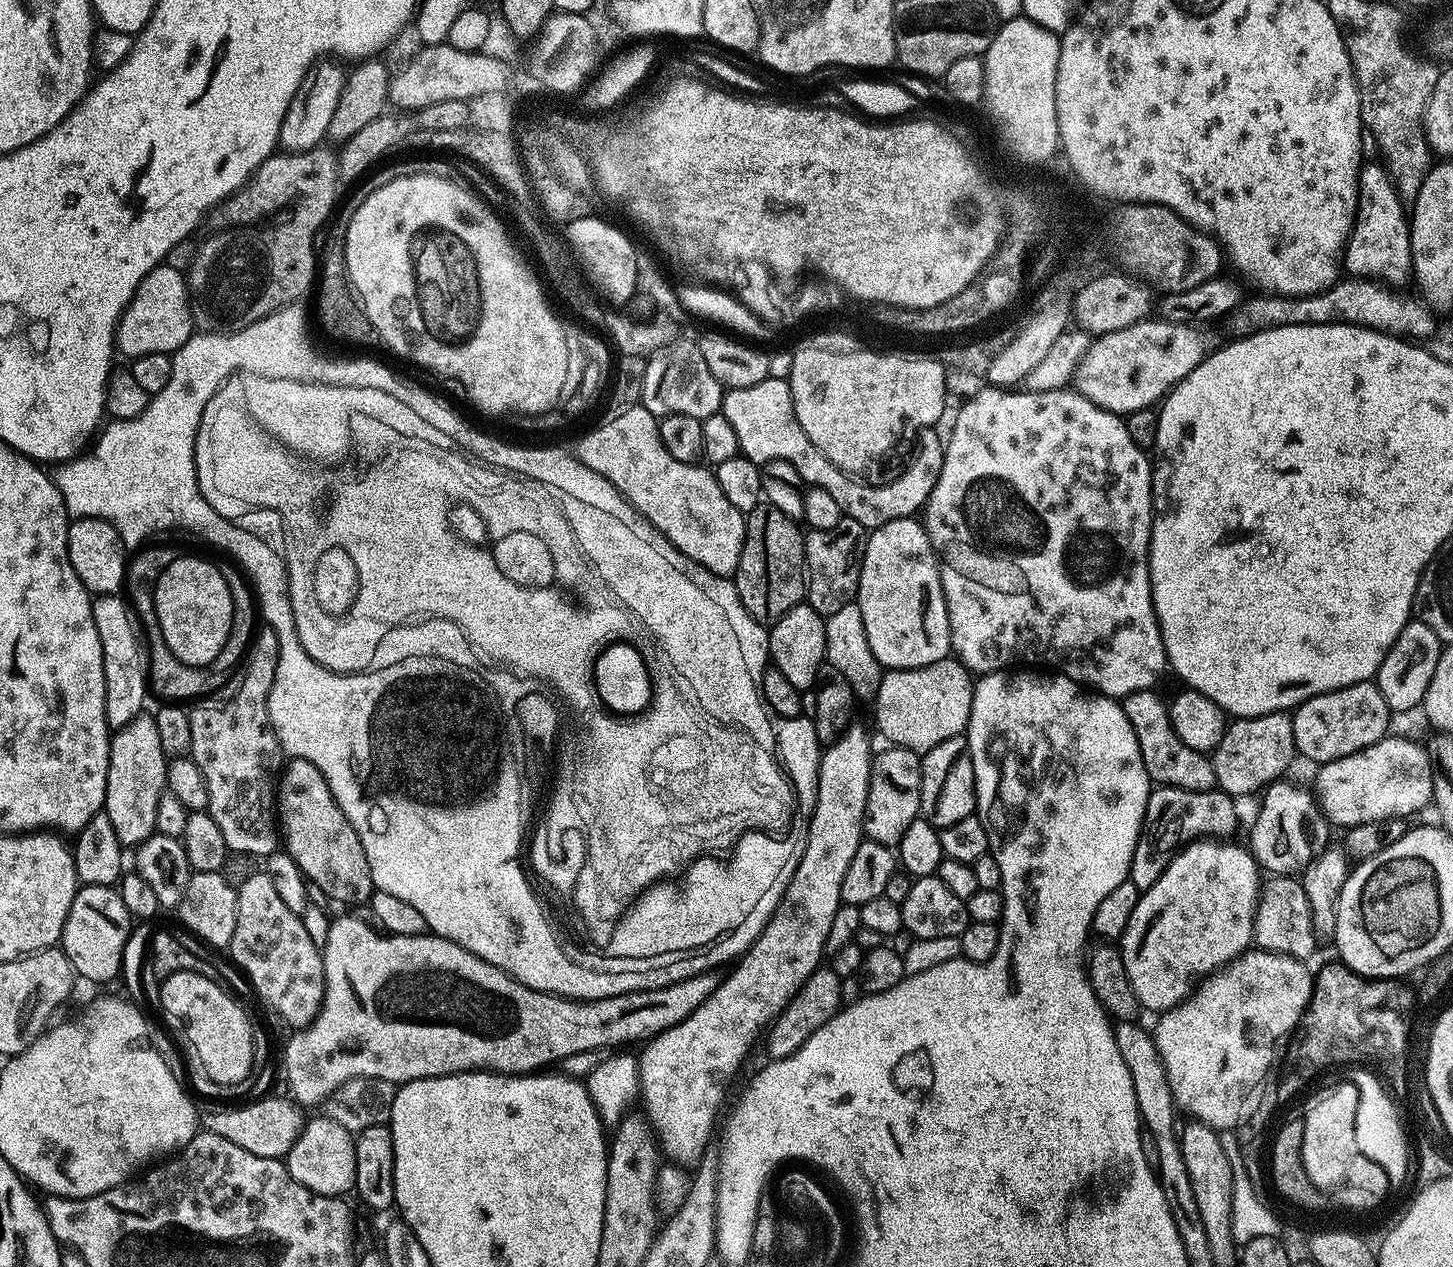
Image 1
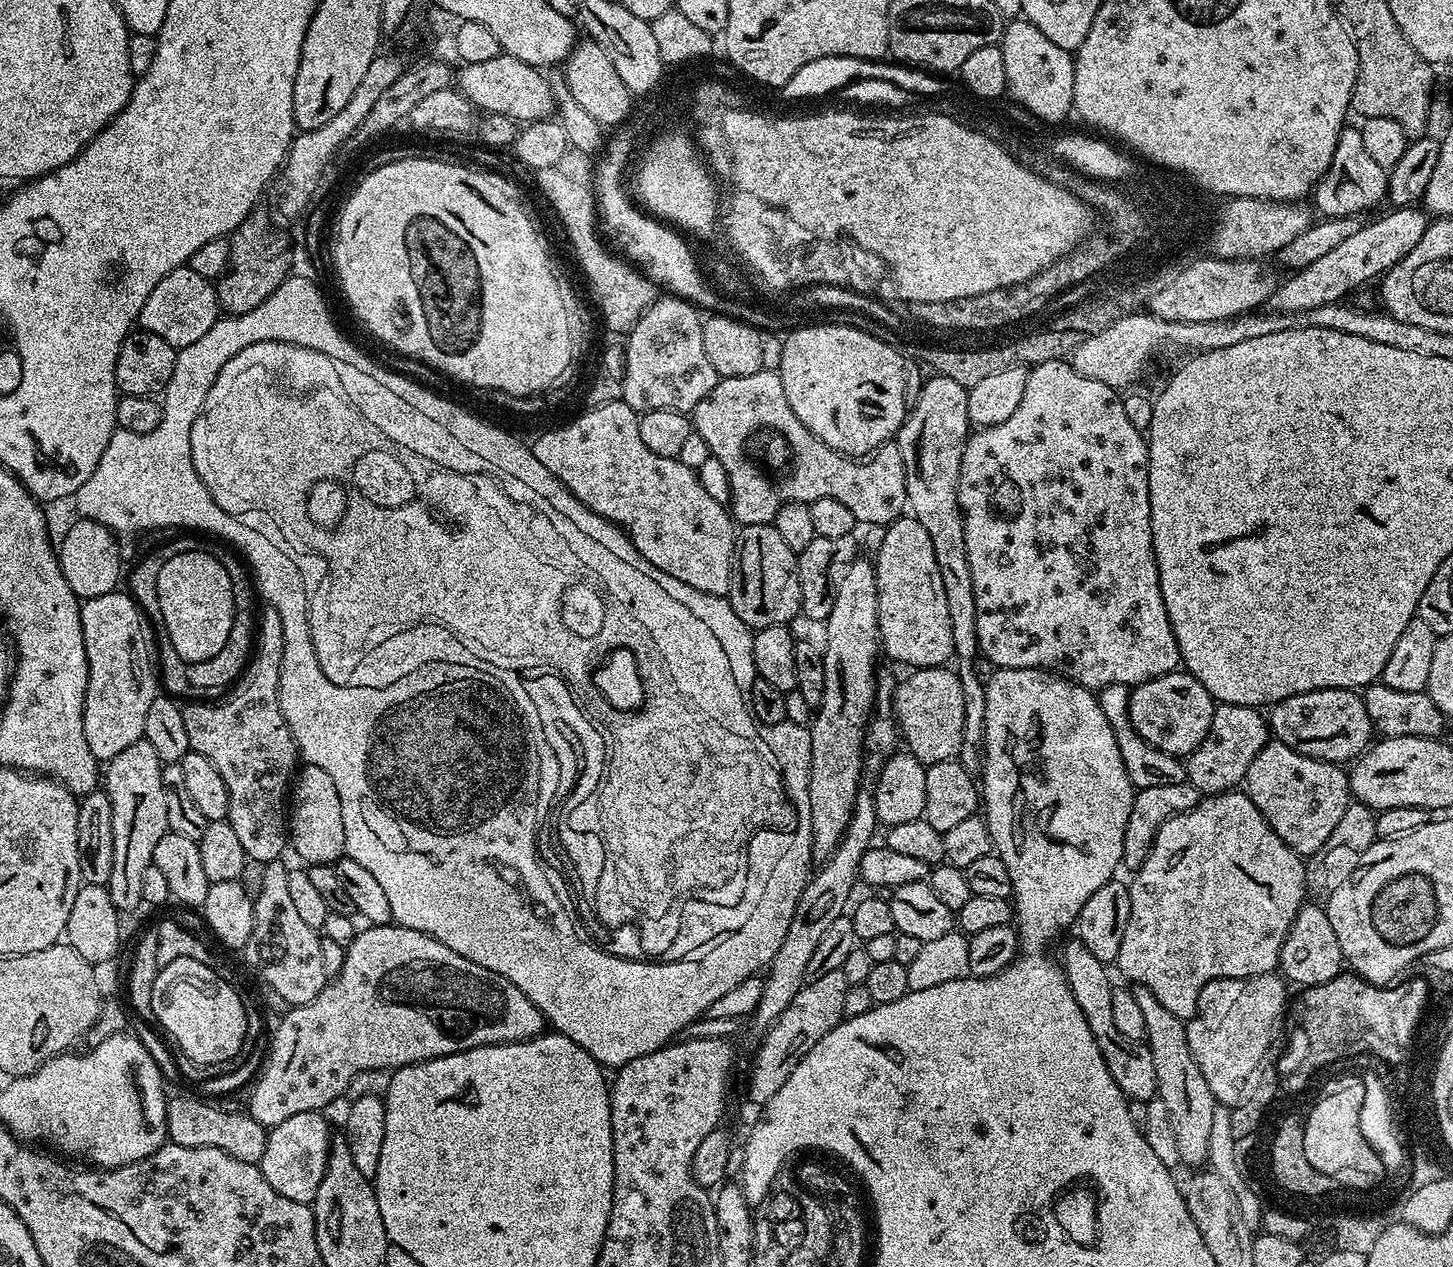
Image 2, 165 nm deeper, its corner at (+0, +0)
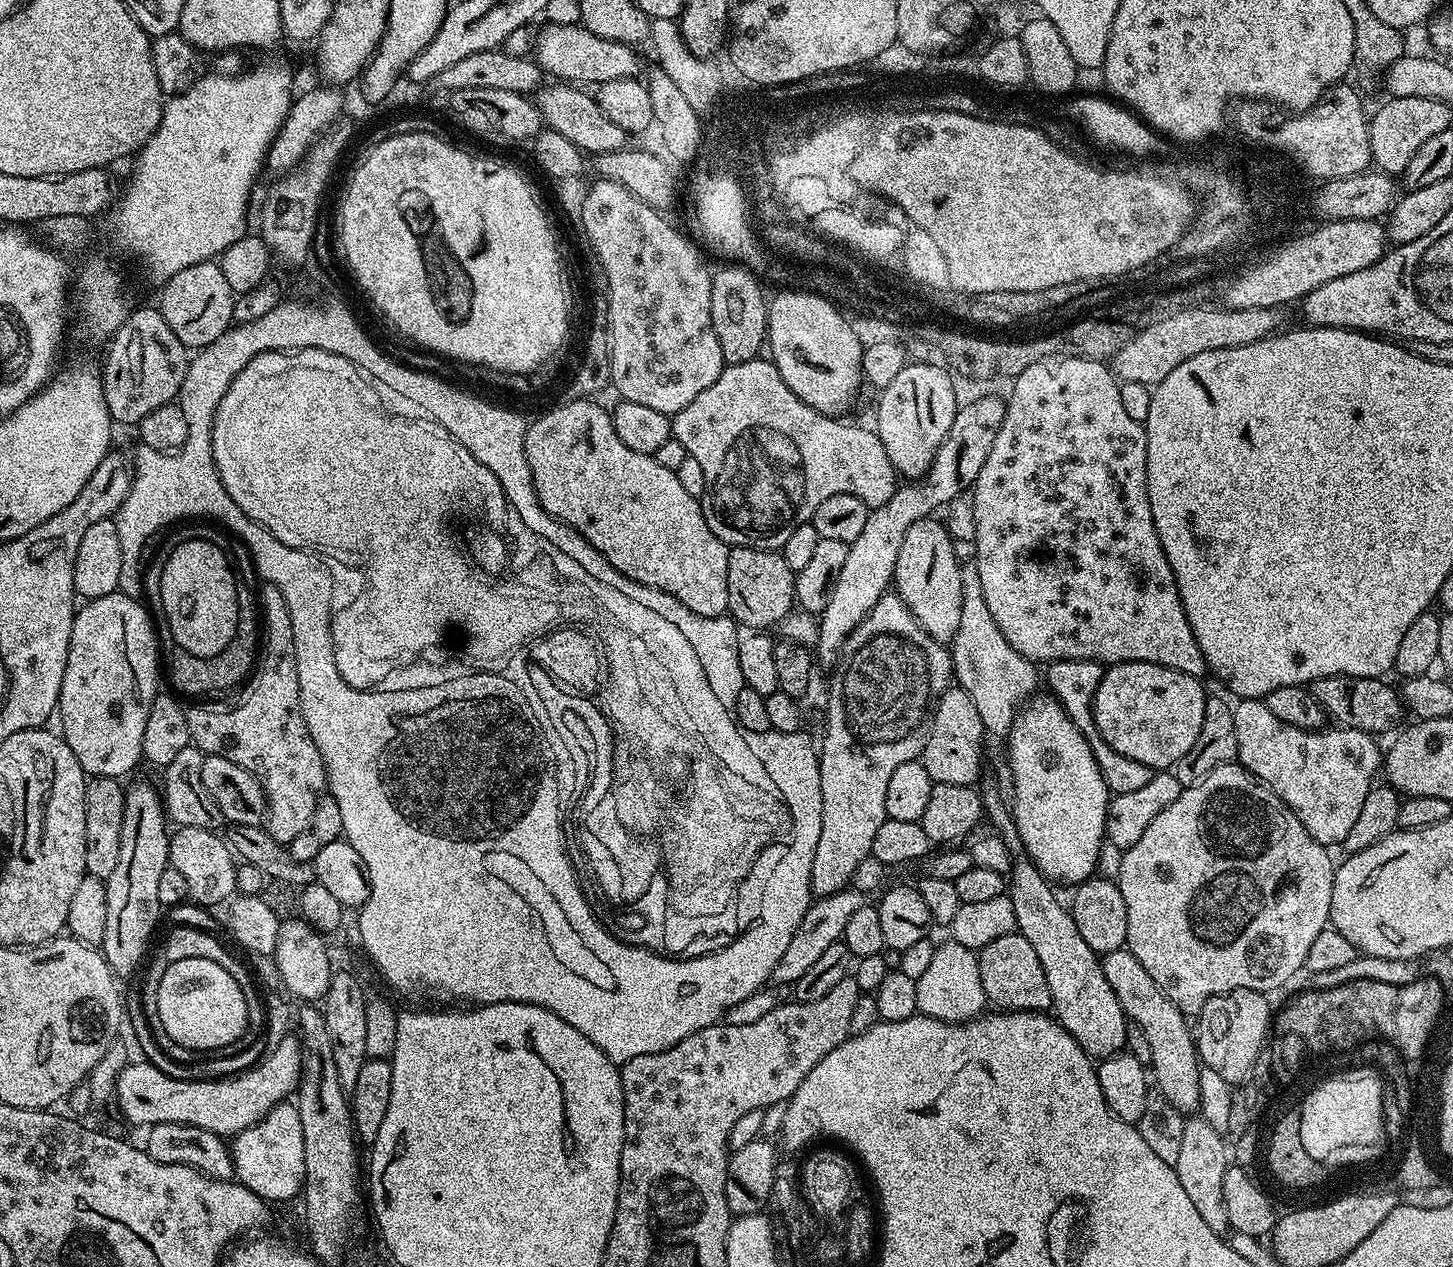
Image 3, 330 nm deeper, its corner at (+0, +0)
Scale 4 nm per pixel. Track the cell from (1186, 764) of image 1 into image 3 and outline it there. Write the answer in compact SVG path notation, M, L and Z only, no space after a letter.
M1054 660L1047 665L1048 688L1047 691L1058 701L1065 715L1075 722L1076 729L1083 732L1088 739L1088 746L1096 759L1100 772L1104 775L1104 781L1108 783L1109 793L1130 794L1130 790L1139 790L1146 786L1154 774L1153 769L1147 768L1142 762L1134 762L1134 758L1126 758L1126 754L1118 754L1100 736L1096 729L1096 723L1092 717L1092 703L1096 697L1098 686L1102 682L1106 671L1105 665L1097 660Z

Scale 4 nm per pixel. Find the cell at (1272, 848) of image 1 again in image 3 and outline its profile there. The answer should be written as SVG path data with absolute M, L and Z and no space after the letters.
M1241 699L1233 707L1232 713L1236 723L1239 763L1243 764L1260 783L1268 785L1275 796L1282 798L1282 802L1286 802L1286 806L1294 810L1294 814L1298 814L1308 833L1319 844L1343 845L1346 834L1350 834L1354 821L1362 810L1362 802L1366 802L1366 794L1370 794L1374 786L1376 772L1378 776L1382 768L1382 748L1380 752L1379 746L1376 745L1377 737L1370 732L1343 726L1324 726L1319 730L1299 728L1270 714L1263 699Z

